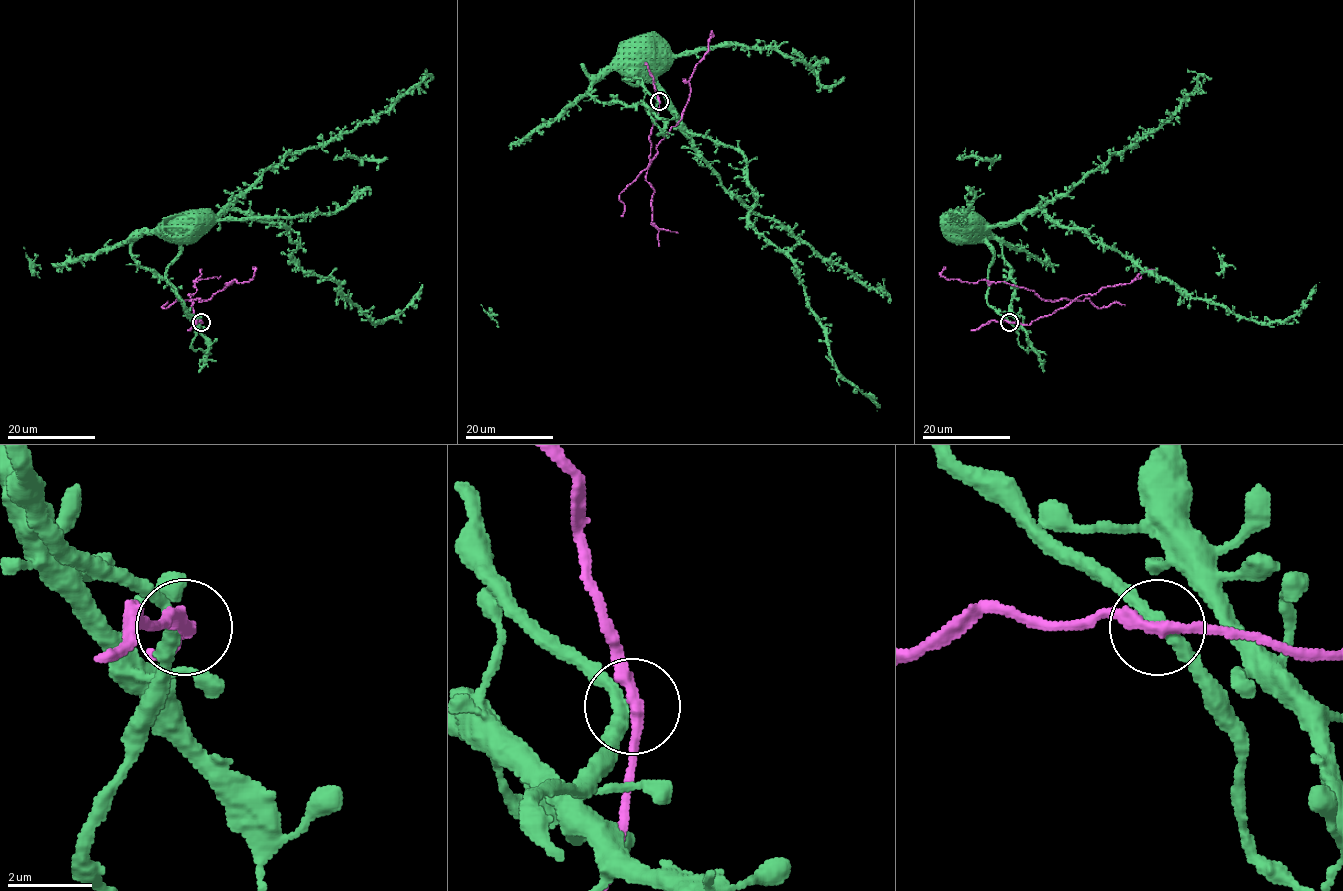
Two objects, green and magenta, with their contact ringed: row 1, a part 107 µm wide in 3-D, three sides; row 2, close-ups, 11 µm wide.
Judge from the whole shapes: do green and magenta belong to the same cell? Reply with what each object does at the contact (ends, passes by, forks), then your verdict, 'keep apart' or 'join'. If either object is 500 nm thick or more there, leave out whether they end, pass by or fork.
green passes by; magenta passes by; keep apart

